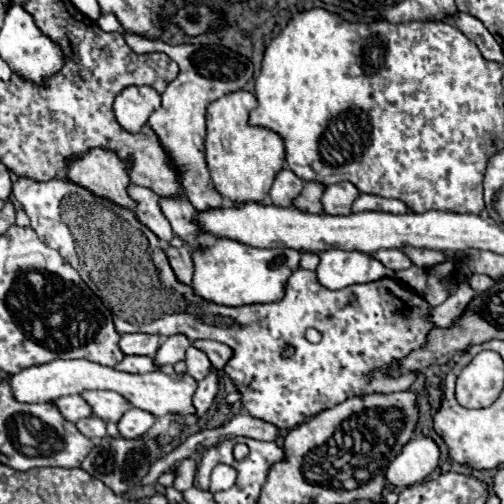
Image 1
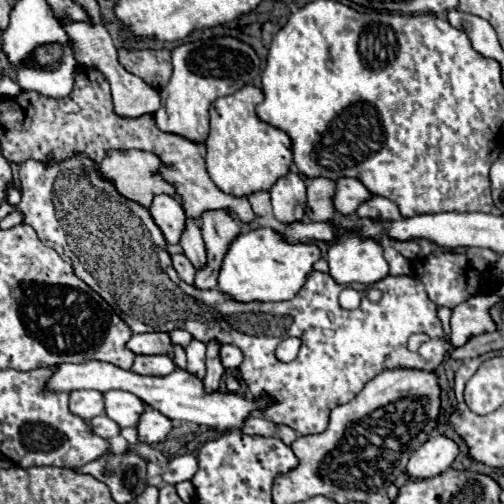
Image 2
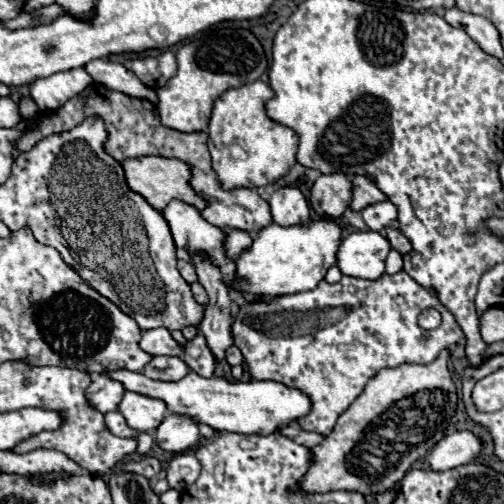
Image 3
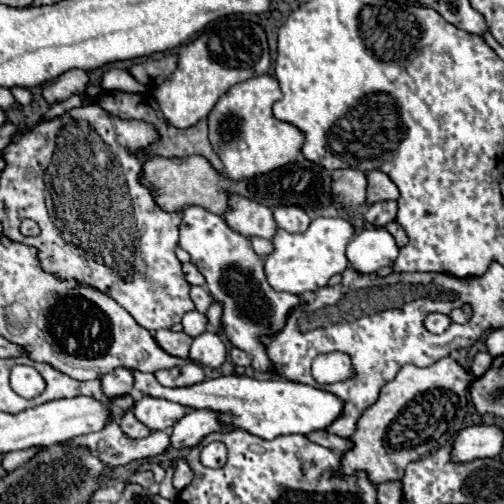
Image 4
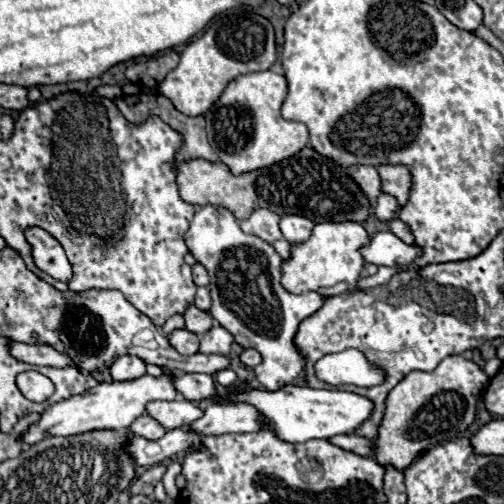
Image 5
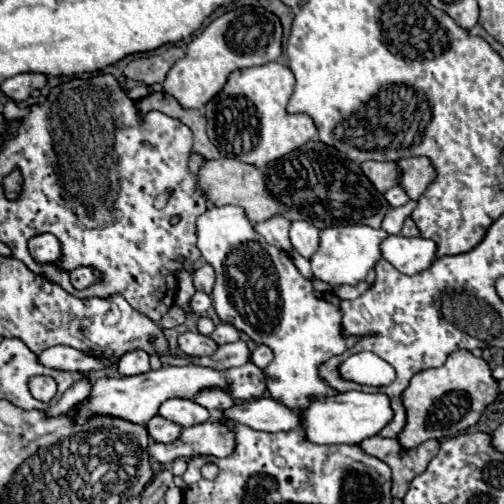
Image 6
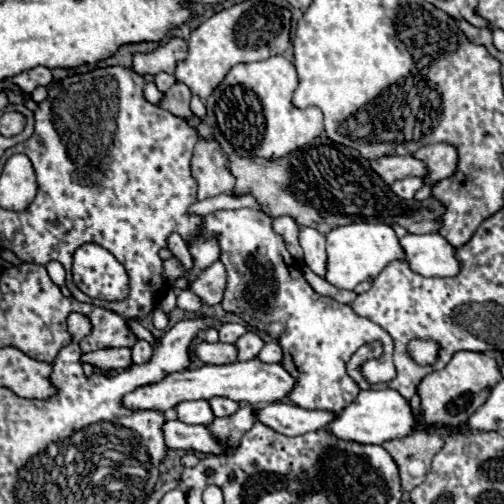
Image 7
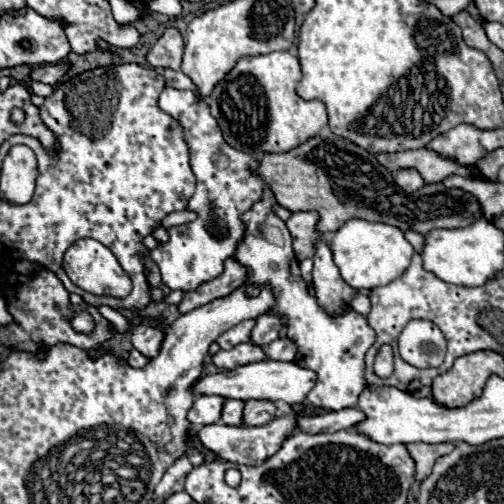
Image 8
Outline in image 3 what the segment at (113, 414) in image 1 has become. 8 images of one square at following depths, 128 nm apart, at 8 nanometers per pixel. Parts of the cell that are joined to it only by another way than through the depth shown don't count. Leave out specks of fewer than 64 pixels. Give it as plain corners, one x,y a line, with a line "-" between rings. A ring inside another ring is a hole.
124,392
122,402
118,404
118,412
124,416
126,424
138,432
154,430
156,424
166,414
166,404
156,398
148,398
136,392

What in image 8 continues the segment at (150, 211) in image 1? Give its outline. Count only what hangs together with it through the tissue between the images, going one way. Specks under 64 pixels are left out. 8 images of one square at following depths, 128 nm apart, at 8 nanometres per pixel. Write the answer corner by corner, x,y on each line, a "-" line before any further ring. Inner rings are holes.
266,186
266,198
264,198
264,200
260,200
260,202
256,202
256,204
254,204
254,206
252,206
252,208
250,208
250,210
248,210
248,212
244,212
244,214
242,214
242,216
240,216
240,218
242,218
242,222
244,222
244,226
246,226
246,236
250,236
250,242
242,242
242,244
240,244
240,252
238,252
238,254
236,254
236,258
238,258
238,260
240,260
240,262
246,262
246,264
248,264
248,258
252,258
252,262
258,262
258,272
254,272
254,270
256,270
256,268
254,268
254,266
250,266
250,278
254,278
254,276
258,276
258,284
250,284
250,286
246,286
246,294
248,294
248,296
256,296
256,294
260,294
260,288
264,288
264,286
268,286
268,288
270,288
270,290
272,290
272,294
274,294
274,298
276,298
276,304
274,304
274,306
272,306
272,308
270,308
270,310
266,310
266,314
270,314
270,316
282,316
282,318
284,318
284,322
286,322
286,336
288,336
288,338
290,338
290,340
292,340
292,342
294,342
294,346
296,346
296,364
298,364
298,366
302,366
302,368
308,368
308,370
312,370
312,372
316,372
316,384
314,384
314,388
312,388
312,390
310,390
310,394
308,394
308,396
306,396
306,404
310,404
310,406
314,406
314,408
316,408
316,410
342,410
342,408
352,408
352,406
356,406
356,400
358,400
358,396
360,396
360,392
362,392
362,390
364,390
364,388
366,388
366,380
364,380
364,354
366,354
366,350
368,350
368,348
370,348
370,346
372,346
372,344
374,344
374,340
376,340
376,332
374,332
374,330
372,330
372,326
370,326
370,324
368,324
368,320
366,320
366,318
364,318
364,316
362,316
362,314
358,314
358,312
356,312
356,310
354,310
354,308
348,308
348,310
346,310
346,312
344,312
344,314
338,314
338,316
334,316
334,314
330,314
330,312
326,312
326,310
324,310
324,308
322,308
322,306
320,306
320,304
318,304
318,300
316,300
316,298
314,298
314,296
310,296
310,294
308,294
308,288
306,288
306,282
304,282
304,278
302,278
302,276
300,276
300,268
298,268
298,260
296,260
296,256
294,256
294,250
292,250
292,236
290,236
290,232
288,232
288,230
286,230
286,226
284,226
284,222
282,222
282,220
280,220
280,218
278,218
278,216
274,216
274,214
272,214
272,210
270,210
270,208
272,208
272,204
274,204
274,202
276,202
276,200
274,200
274,196
272,196
272,192
270,192
270,188
268,188
268,186
-
272,230
276,230
276,232
278,232
278,236
280,236
280,238
282,238
282,244
280,244
280,242
278,242
278,240
274,240
274,238
270,238
270,236
272,236

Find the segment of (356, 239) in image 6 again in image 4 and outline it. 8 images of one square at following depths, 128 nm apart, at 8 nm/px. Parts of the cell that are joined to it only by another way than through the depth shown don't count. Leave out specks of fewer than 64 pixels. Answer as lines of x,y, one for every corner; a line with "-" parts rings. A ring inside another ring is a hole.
316,218
310,222
308,230
300,234
276,230
272,238
274,252
264,258
264,274
268,284
276,292
288,294
314,292
316,288
326,286
334,274
342,274
342,270
348,266
344,250
352,236
354,226
342,218

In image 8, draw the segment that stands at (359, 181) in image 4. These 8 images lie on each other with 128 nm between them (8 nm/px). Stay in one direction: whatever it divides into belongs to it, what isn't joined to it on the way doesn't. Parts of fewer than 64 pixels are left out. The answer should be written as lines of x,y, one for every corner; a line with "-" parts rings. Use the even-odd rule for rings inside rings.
426,148
420,150
408,150
408,152
396,152
396,154
380,154
378,156
380,166
384,166
388,172
398,172
404,168
418,170
426,184
440,182
442,178
450,174
462,174
462,176
476,176
474,166
458,166
452,160
446,160
442,156
436,156
436,152
428,152

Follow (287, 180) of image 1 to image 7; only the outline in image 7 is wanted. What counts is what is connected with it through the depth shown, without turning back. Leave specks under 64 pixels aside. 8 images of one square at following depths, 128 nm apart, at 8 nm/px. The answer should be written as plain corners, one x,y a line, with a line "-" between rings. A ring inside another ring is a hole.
300,228
300,246
304,250
304,264
316,272
318,276
324,276
324,264
326,264
326,240
324,234
316,232
314,228

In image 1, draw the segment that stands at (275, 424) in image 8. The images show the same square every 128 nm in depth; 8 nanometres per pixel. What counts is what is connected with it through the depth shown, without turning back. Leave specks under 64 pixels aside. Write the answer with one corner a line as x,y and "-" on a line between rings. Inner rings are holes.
90,416
90,418
78,420
78,422
76,422
76,428
78,428
84,436
88,436
88,438
92,438
92,440
106,436
106,424
104,424
104,420
100,420
98,416

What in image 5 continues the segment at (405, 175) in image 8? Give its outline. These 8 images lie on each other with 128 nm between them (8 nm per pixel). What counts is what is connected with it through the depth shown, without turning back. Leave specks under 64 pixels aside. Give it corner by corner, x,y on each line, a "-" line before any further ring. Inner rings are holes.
380,194
378,196
378,204
374,208
374,216
380,220
380,222
388,222
394,218
398,210
398,202
394,196
388,196
388,194

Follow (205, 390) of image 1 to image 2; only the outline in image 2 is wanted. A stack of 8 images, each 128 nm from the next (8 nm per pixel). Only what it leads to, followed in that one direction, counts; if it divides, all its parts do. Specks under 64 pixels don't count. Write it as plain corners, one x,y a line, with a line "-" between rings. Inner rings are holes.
212,342
208,344
208,354
206,354
206,376
204,376
204,390
208,394
216,392
218,390
218,384
220,384
220,378
224,374
224,366
220,364
220,356
218,356
218,348
220,344
218,342

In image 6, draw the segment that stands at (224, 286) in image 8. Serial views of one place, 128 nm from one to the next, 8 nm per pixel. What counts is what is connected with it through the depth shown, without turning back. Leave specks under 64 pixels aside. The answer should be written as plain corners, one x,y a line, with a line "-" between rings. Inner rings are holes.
204,264
204,266
200,266
200,268
194,272
194,288
210,294
210,292
212,292
214,278
216,278
216,276
214,276
214,272
212,272
212,266
210,266
210,264

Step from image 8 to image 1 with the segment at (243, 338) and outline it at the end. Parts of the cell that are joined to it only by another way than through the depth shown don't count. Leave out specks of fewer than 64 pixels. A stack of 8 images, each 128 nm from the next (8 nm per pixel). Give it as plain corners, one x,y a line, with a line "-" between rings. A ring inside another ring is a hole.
188,348
186,350
186,366
188,366
188,374
194,378
194,380
202,380
202,378
206,378
208,374
210,374
210,368
212,368
212,364
210,364
210,360
208,360
208,356
204,356
204,352
200,352
198,348

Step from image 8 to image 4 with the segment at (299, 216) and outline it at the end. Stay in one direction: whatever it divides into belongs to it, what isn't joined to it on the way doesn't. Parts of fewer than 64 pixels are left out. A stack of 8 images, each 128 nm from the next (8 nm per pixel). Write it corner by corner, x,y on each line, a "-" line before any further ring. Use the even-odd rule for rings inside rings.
240,194
228,196
228,212
224,212
224,222
242,236
260,236
270,240
272,232
276,232
272,210

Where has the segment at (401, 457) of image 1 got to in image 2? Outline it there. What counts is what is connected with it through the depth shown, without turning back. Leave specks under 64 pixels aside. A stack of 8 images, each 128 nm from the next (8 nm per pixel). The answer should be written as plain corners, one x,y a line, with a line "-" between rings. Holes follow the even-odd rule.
430,436
418,450
412,452
406,464
408,478
432,478
448,470
458,456
458,446
444,436

